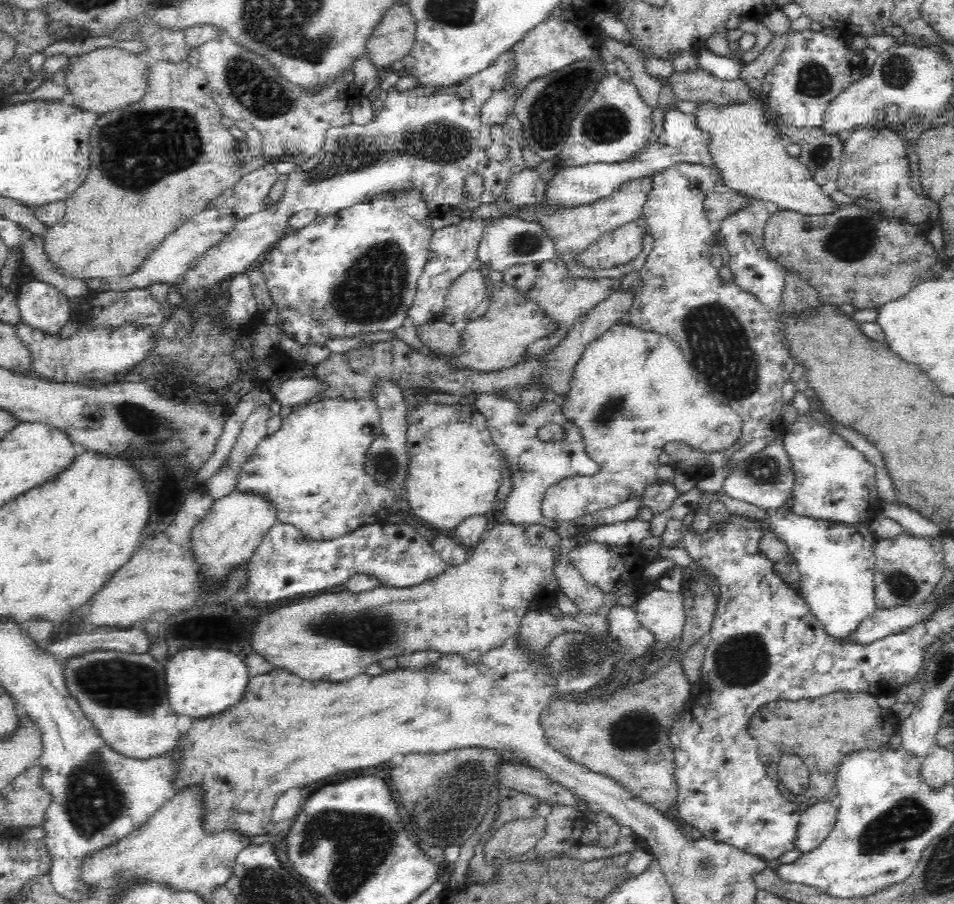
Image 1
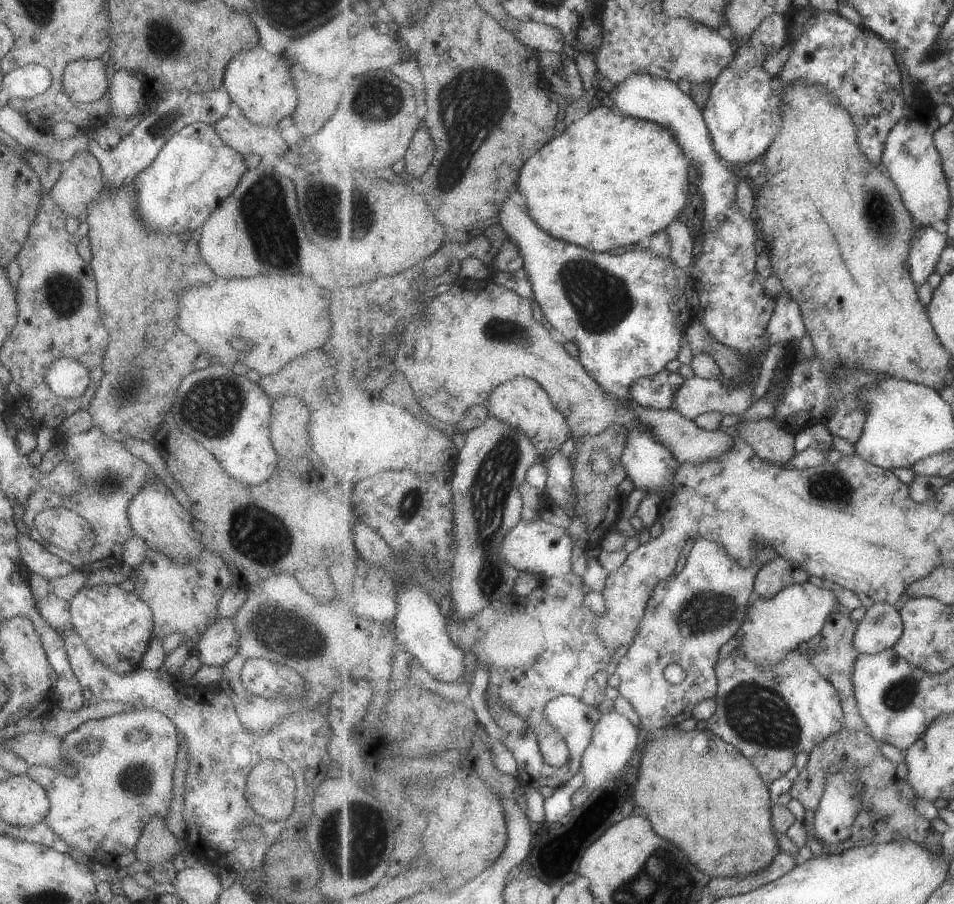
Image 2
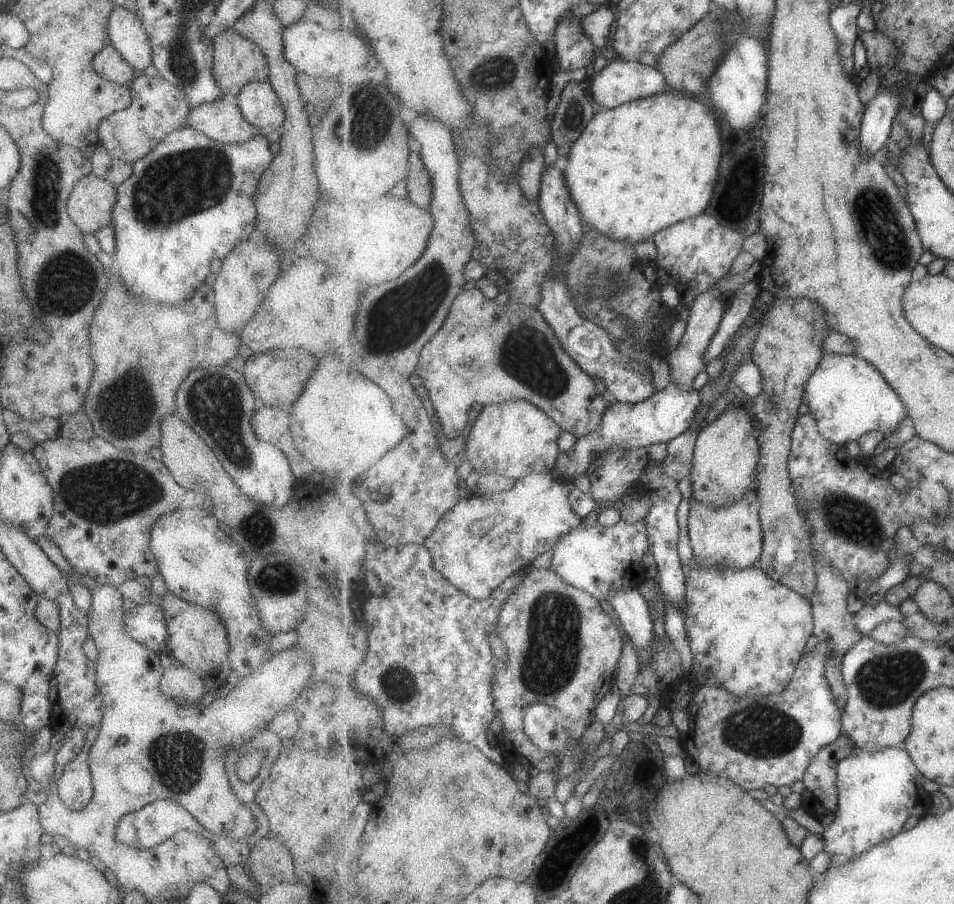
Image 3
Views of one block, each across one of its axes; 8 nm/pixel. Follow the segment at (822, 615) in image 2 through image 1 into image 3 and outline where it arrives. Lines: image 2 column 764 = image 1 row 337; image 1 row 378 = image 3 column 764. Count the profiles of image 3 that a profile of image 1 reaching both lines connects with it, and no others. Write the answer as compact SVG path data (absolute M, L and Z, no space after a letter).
M692 566L686 573L685 601L684 621L694 652L691 676L698 679L699 687L719 687L739 697L765 697L781 694L788 688L809 638L815 635L811 600L781 584L759 567L702 569Z

